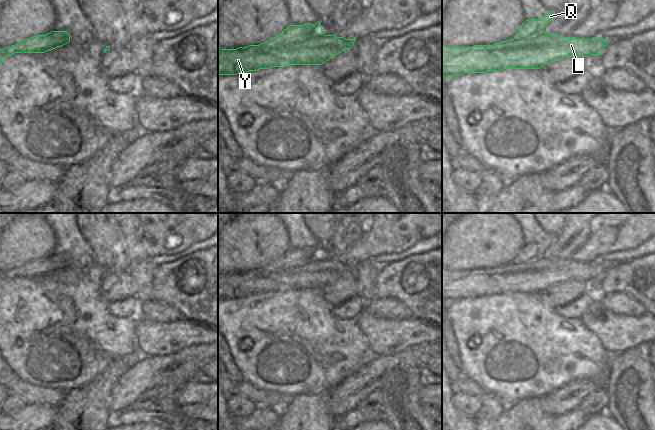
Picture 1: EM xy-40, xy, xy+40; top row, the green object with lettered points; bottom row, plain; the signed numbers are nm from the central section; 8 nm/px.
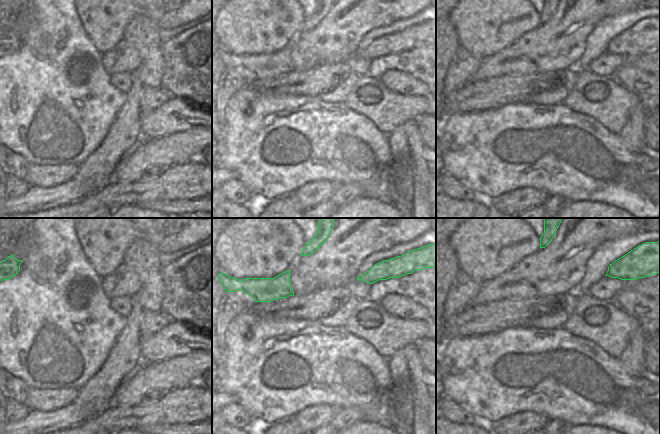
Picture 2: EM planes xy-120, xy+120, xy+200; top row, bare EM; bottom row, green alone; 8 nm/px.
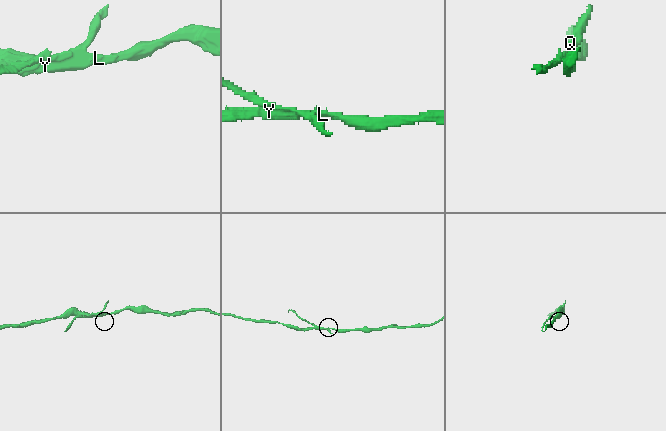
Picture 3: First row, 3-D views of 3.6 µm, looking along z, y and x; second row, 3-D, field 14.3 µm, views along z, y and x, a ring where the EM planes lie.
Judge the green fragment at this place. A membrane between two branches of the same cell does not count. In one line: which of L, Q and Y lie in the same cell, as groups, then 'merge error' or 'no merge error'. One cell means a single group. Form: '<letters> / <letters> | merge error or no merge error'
L Y / Q | merge error

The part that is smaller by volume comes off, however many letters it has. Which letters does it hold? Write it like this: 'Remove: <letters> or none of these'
Remove: Q

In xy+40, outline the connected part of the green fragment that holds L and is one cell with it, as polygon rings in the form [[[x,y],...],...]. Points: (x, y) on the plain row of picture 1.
[[[542,257],[527,263],[501,265],[501,275],[481,277],[479,271],[449,271],[442,267],[442,300],[444,302],[465,297],[485,297],[503,293],[539,293],[557,283],[565,281],[589,281],[600,279],[610,265],[607,263],[579,263]]]

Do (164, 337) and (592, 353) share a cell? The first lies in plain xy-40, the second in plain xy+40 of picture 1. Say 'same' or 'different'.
different

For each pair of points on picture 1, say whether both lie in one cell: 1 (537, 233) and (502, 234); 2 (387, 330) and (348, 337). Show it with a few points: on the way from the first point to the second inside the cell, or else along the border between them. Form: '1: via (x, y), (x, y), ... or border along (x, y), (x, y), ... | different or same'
1: border along (518, 223), (525, 244) | different
2: border along (355, 319), (369, 349), (374, 354) | different

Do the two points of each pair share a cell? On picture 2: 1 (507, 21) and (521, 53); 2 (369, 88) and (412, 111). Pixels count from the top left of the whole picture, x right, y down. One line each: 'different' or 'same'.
1: different
2: same

